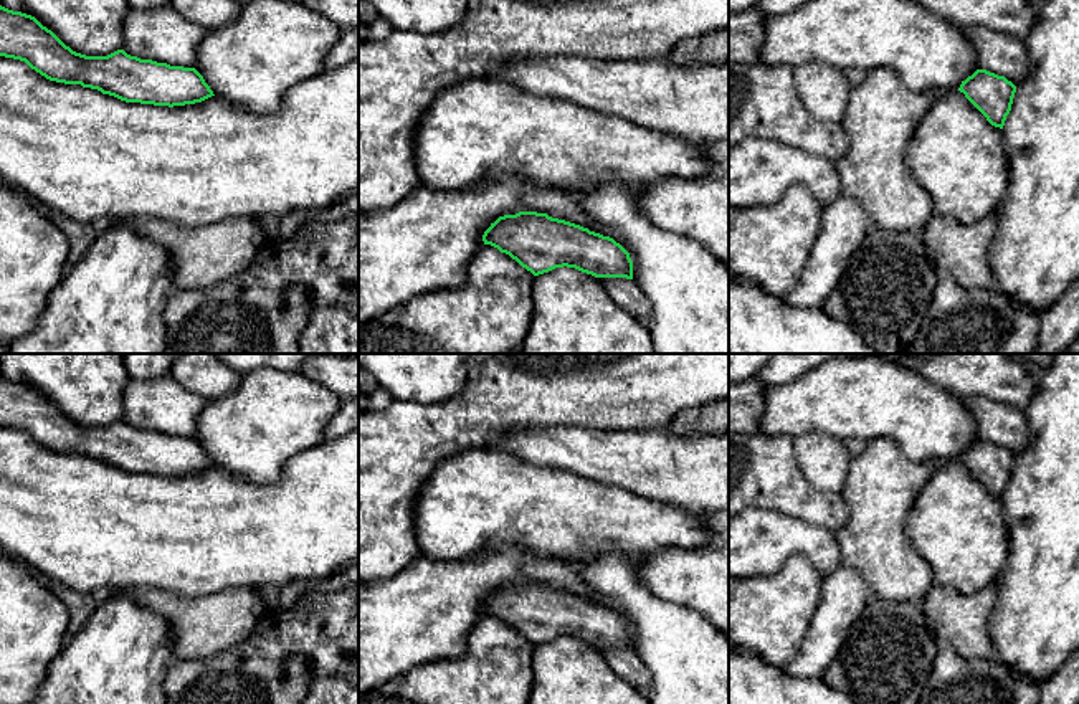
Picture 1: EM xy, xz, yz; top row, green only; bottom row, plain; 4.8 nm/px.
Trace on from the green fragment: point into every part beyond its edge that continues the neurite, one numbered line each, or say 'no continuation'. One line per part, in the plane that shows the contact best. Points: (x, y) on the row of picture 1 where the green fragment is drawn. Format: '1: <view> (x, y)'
1: xy (88, 156)

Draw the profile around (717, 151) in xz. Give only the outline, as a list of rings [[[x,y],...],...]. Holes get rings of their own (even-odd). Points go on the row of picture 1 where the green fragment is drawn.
[[[729,140],[706,142],[706,154],[714,165],[720,165],[729,172]]]

